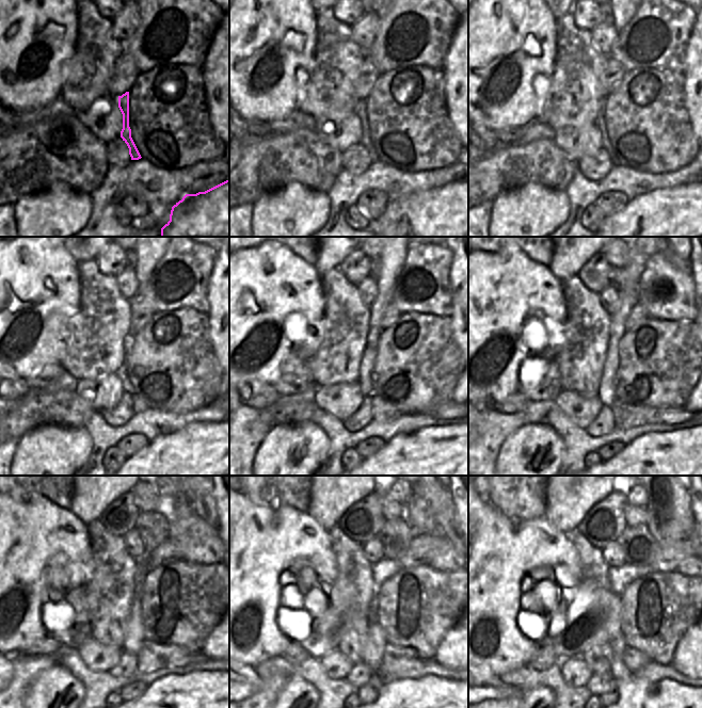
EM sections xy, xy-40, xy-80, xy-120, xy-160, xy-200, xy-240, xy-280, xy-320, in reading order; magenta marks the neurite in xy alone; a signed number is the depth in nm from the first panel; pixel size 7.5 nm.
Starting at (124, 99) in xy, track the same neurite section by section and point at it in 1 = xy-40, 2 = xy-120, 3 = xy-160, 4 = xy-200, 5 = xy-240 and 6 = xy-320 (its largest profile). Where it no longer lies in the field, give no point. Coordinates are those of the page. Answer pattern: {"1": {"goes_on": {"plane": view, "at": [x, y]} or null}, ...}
{"1": {"goes_on": {"plane": "xy-40", "at": [361, 108]}}, "2": {"goes_on": {"plane": "xy-120", "at": [123, 373]}}, "3": {"goes_on": {"plane": "xy-160", "at": [367, 364]}}, "4": {"goes_on": {"plane": "xy-200", "at": [607, 390]}}, "5": {"goes_on": {"plane": "xy-240", "at": [133, 630]}}, "6": {"goes_on": {"plane": "xy-320", "at": [635, 692]}}}

